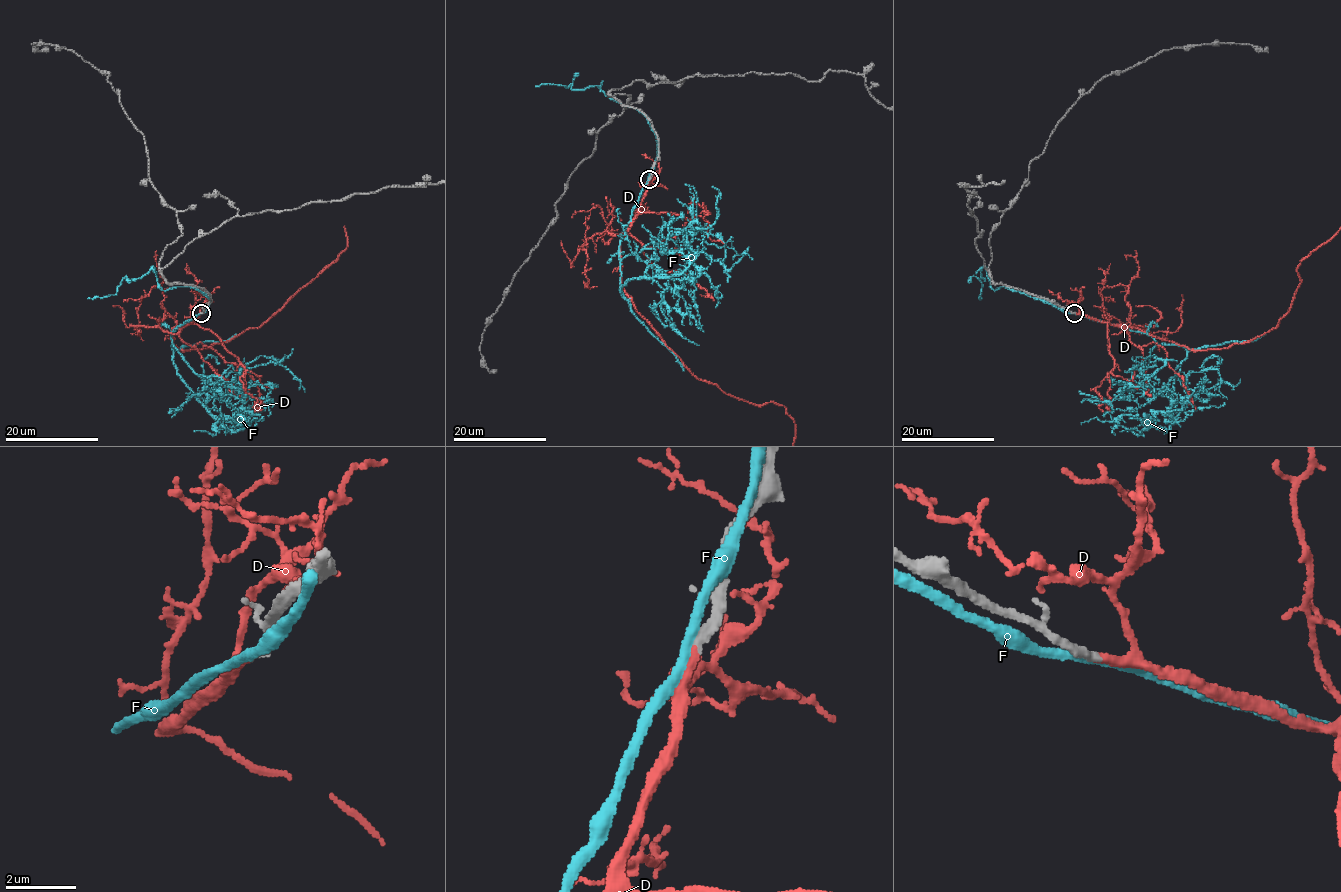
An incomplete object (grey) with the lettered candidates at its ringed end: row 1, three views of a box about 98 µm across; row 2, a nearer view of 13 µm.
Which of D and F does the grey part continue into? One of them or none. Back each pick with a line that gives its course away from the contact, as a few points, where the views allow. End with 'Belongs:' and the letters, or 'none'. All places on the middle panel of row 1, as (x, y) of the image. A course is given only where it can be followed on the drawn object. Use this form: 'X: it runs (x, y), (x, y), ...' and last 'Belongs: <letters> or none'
D: it runs (650, 180), (620, 241), (624, 292), (694, 375), (785, 408)
Belongs: D

